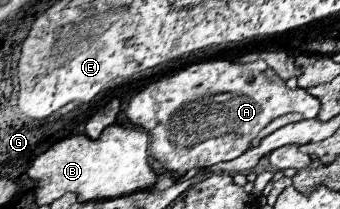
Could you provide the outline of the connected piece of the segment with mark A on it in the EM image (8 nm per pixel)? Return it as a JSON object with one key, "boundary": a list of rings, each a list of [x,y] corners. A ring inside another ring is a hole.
{"boundary":[[[205,60],[191,64],[173,76],[155,80],[143,90],[135,92],[125,108],[125,116],[135,128],[141,128],[151,136],[149,154],[161,162],[167,172],[183,176],[187,170],[211,168],[219,162],[241,156],[247,148],[251,148],[251,142],[257,138],[259,130],[263,130],[271,120],[289,112],[299,112],[305,114],[305,118],[315,118],[319,108],[321,106],[317,98],[309,96],[303,88],[289,90],[287,84],[265,62],[237,64],[229,60]]]}

